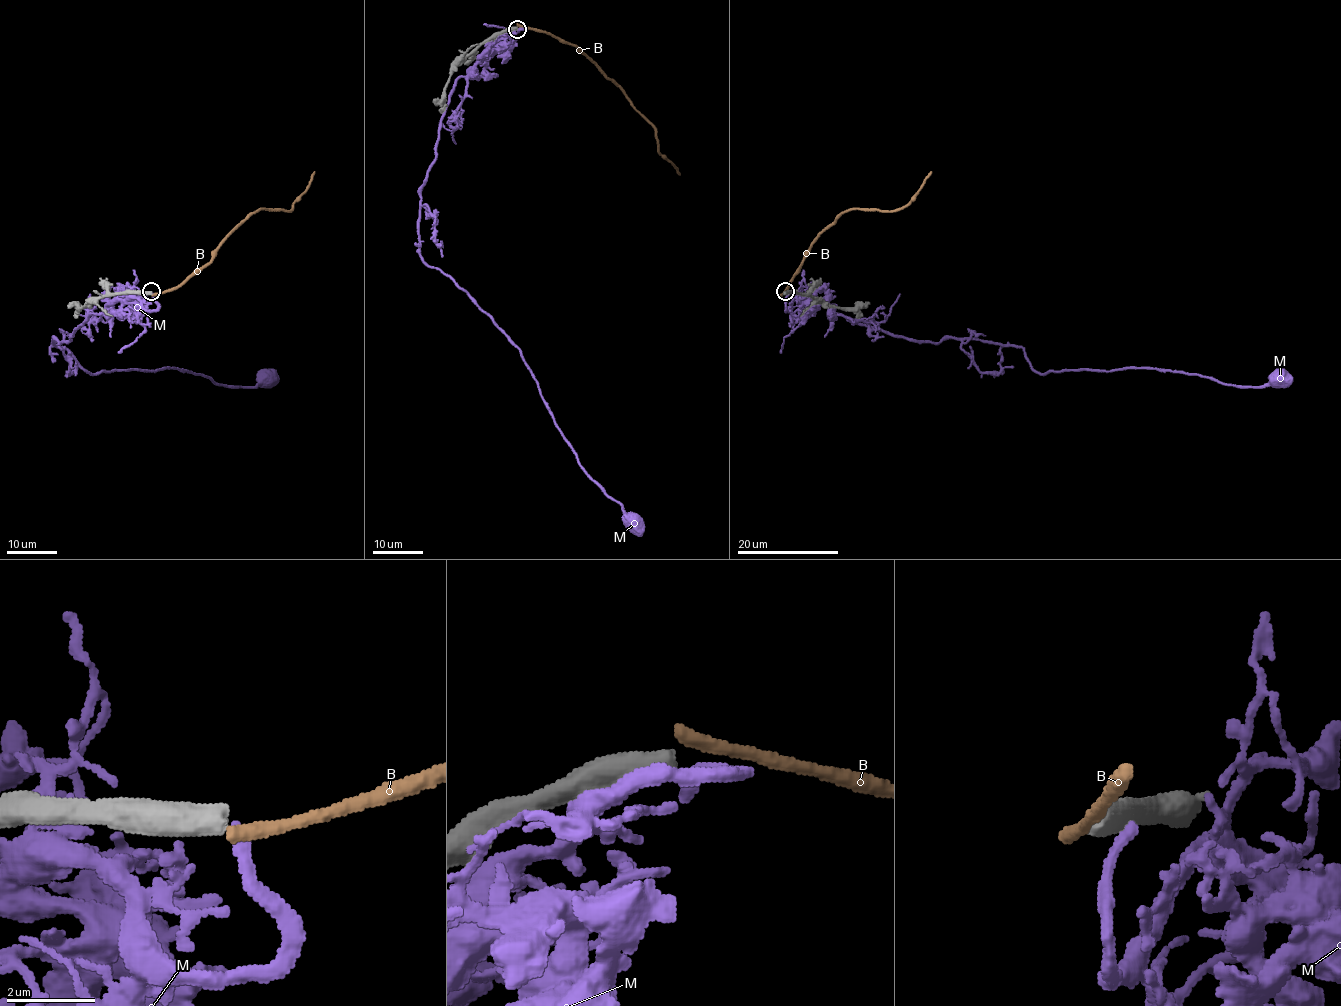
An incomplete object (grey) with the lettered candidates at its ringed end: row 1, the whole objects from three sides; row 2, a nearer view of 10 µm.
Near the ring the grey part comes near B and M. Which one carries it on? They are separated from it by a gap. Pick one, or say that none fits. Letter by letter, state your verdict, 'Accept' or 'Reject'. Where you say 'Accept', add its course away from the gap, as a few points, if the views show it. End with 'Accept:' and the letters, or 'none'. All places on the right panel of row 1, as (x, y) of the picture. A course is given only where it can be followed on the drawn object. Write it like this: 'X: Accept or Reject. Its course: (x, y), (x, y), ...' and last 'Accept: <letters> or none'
B: Reject
M: Reject
Accept: none

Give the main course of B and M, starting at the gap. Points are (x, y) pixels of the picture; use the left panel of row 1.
B: (152, 294), (176, 289), (205, 266), (219, 244), (252, 213), (261, 208), (291, 209), (314, 172)
M: (152, 294), (157, 308), (117, 298), (54, 345), (92, 374), (175, 369), (256, 386), (268, 379)

